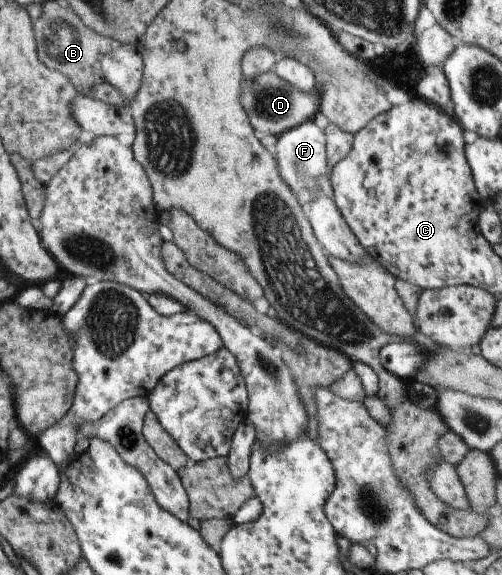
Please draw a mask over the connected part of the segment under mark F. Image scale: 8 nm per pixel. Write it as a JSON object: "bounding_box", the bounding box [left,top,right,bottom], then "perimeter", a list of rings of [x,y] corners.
{"bounding_box":[274,121,329,209],"perimeter":[[[306,121],[278,136],[274,144],[275,165],[279,170],[282,182],[291,190],[300,208],[307,209],[313,195],[320,192],[318,184],[313,181],[315,176],[324,175],[329,171],[325,157],[325,136],[312,121]]]}

